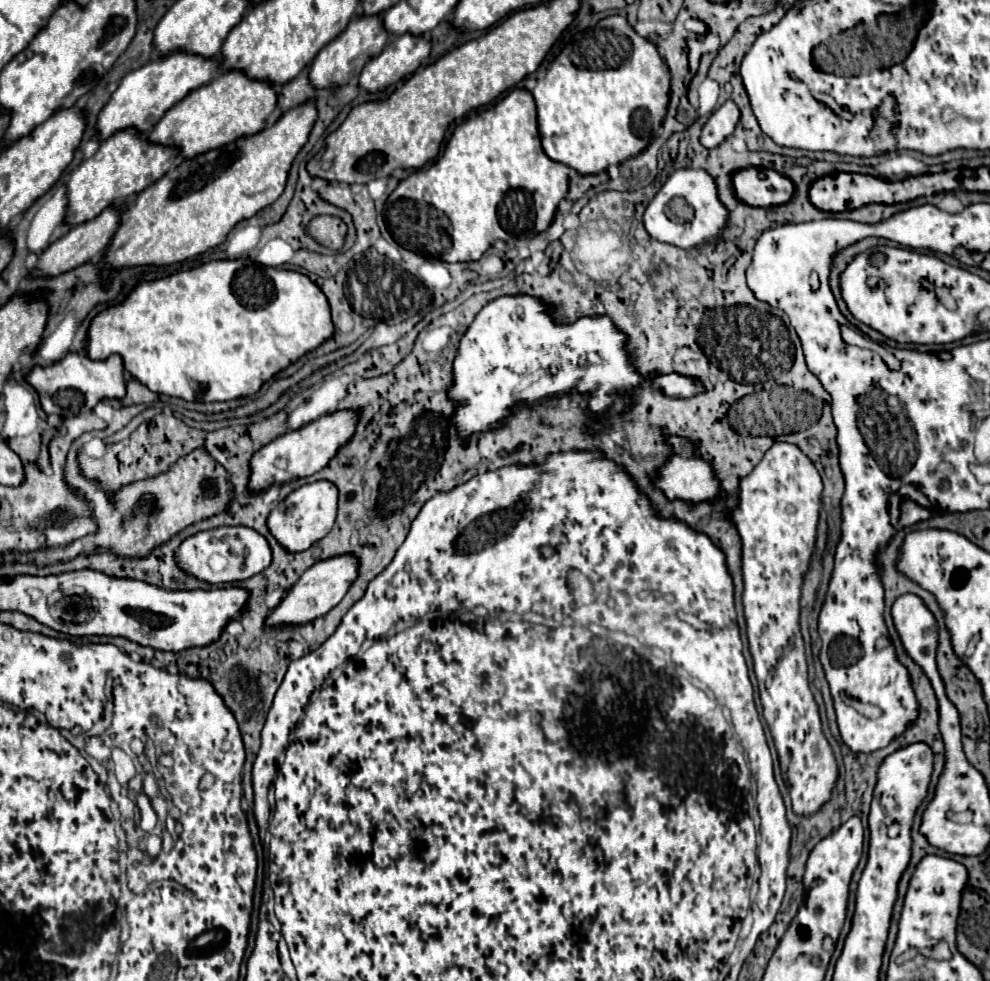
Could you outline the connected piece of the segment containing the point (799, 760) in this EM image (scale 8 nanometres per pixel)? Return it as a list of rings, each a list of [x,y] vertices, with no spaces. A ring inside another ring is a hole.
[[[774,444],[758,466],[738,482],[738,504],[728,512],[730,522],[738,528],[742,540],[742,578],[744,578],[744,618],[748,646],[754,660],[754,674],[758,678],[758,690],[762,700],[762,714],[772,732],[778,754],[780,770],[790,788],[792,810],[798,816],[814,816],[830,798],[838,780],[838,764],[834,752],[824,738],[818,704],[810,690],[806,650],[800,632],[800,598],[804,574],[810,566],[810,556],[816,544],[816,528],[820,520],[820,498],[822,482],[816,466],[810,458],[794,444]],[[788,772],[792,772],[792,784],[788,784]]]

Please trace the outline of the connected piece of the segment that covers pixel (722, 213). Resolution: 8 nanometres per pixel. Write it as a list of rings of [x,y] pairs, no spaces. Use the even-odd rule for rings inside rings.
[[[682,168],[682,170],[676,170],[666,180],[666,184],[660,188],[660,192],[648,204],[648,208],[644,212],[644,226],[654,240],[668,242],[678,248],[694,248],[694,246],[714,240],[720,234],[720,230],[724,228],[726,218],[728,218],[728,210],[718,200],[718,192],[716,192],[716,184],[714,184],[712,176],[708,176],[708,172],[704,172],[704,170]],[[676,196],[682,196],[694,208],[694,220],[684,222],[684,224],[676,224],[666,216],[666,204]]]

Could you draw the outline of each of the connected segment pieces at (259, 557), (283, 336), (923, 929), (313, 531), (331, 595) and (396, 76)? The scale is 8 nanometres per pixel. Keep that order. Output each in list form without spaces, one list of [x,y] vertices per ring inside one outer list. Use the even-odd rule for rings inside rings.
[[[222,526],[188,536],[174,552],[174,560],[180,570],[202,582],[224,584],[248,580],[264,572],[272,562],[272,552],[266,538],[262,538],[256,530],[246,526]]]
[[[210,260],[210,262],[202,264],[202,266],[196,266],[196,268],[190,268],[190,270],[182,270],[182,272],[176,272],[172,276],[166,276],[166,278],[158,278],[158,280],[152,280],[152,282],[140,282],[126,296],[126,300],[122,304],[102,310],[90,322],[90,328],[88,328],[88,334],[86,334],[86,354],[92,360],[104,360],[110,354],[120,354],[122,362],[124,362],[124,370],[130,372],[144,386],[148,386],[152,392],[184,398],[188,402],[190,400],[224,402],[224,400],[256,394],[266,380],[270,380],[276,372],[284,370],[288,364],[296,362],[306,352],[316,350],[326,338],[332,336],[332,332],[334,332],[334,328],[332,328],[332,320],[330,320],[328,300],[320,292],[320,288],[316,288],[316,284],[312,284],[312,280],[306,274],[292,272],[292,270],[280,270],[280,268],[266,268],[266,266],[260,266],[260,264],[252,262],[252,260]]]
[[[924,856],[918,864],[902,908],[900,918],[900,944],[896,940],[896,948],[892,956],[900,956],[908,948],[932,948],[940,940],[948,942],[948,946],[954,946],[954,930],[956,930],[956,918],[960,914],[960,902],[962,902],[962,890],[968,884],[968,870],[964,864],[942,858],[942,856]]]
[[[320,480],[312,484],[304,484],[292,494],[286,496],[268,516],[268,530],[276,538],[276,542],[290,554],[298,554],[314,546],[318,540],[322,540],[334,526],[336,520],[336,502],[338,492],[332,482]]]
[[[336,556],[336,558],[316,562],[286,592],[282,602],[274,610],[270,610],[270,614],[266,616],[266,626],[302,626],[302,624],[314,622],[316,618],[324,616],[344,598],[354,578],[356,578],[356,558],[354,556]]]
[[[402,34],[388,42],[388,48],[374,56],[360,74],[360,86],[368,92],[380,92],[398,82],[402,76],[412,74],[430,56],[432,44],[428,36]]]

